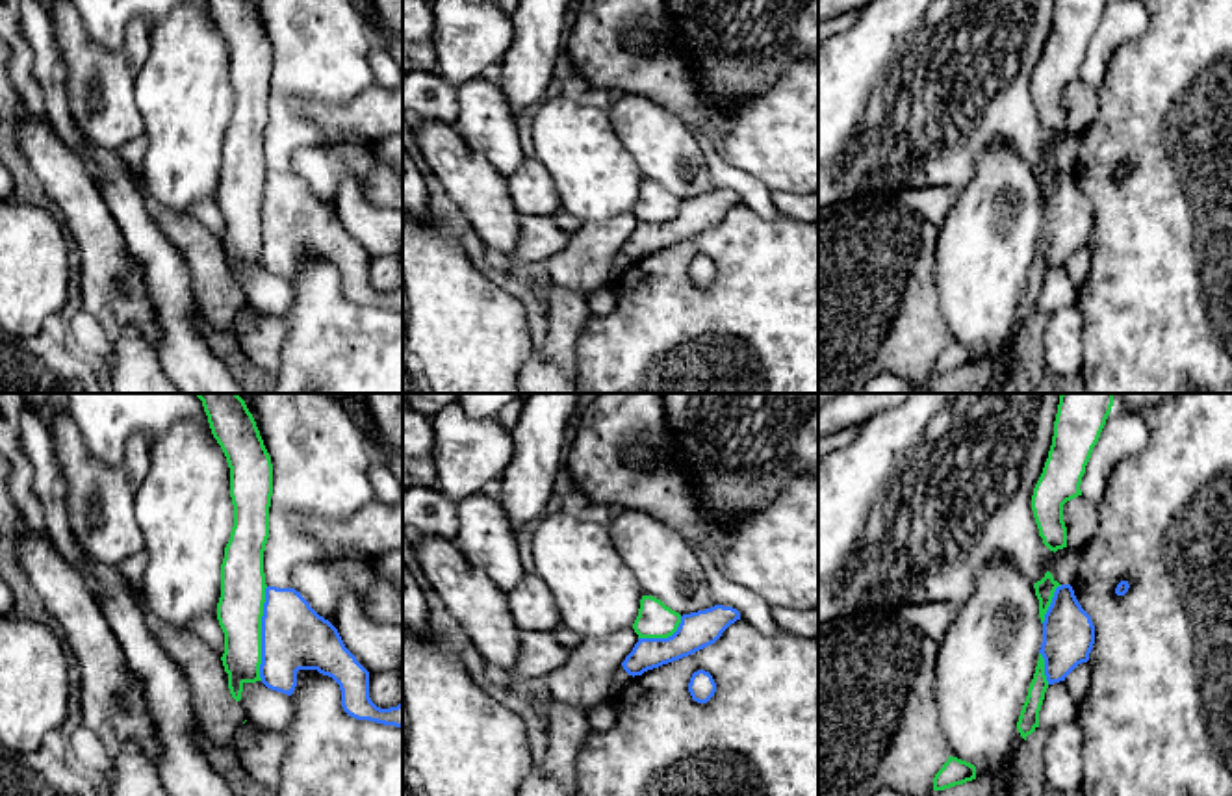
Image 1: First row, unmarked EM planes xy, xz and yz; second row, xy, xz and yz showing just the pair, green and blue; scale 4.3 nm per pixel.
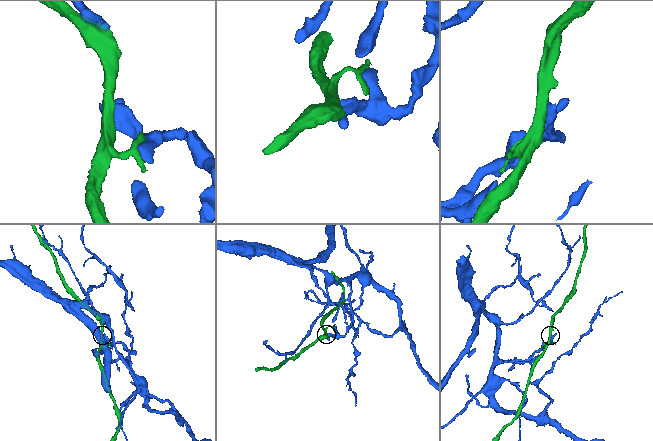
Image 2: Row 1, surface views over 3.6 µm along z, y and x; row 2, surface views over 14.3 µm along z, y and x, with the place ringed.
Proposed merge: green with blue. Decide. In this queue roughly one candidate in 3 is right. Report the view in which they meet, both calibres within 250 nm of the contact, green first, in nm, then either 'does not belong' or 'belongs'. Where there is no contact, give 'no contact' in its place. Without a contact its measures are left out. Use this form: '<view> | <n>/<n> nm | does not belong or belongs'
xy | 200/280 nm | does not belong

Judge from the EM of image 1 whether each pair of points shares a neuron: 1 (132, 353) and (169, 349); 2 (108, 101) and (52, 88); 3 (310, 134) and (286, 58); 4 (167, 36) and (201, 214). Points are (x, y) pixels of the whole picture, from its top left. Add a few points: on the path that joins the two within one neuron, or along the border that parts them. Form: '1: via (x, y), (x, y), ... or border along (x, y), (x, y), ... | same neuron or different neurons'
1: border along (153, 308), (158, 320), (156, 357), (166, 373) | different neurons
2: border along (58, 49), (65, 69), (67, 110), (82, 132) | different neurons
3: via (292, 115), (286, 110), (286, 77) | same neuron
4: border along (216, 197), (199, 201), (190, 214) | different neurons

